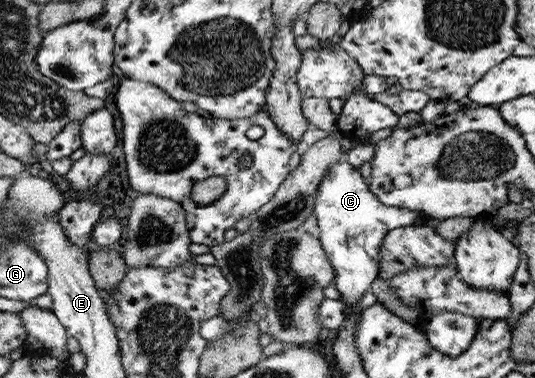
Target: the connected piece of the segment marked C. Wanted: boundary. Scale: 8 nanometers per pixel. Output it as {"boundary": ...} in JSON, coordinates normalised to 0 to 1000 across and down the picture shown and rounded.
{"boundary":[[[647,418],[624,431],[611,466],[594,495],[594,513],[587,532],[587,569],[593,577],[593,601],[598,611],[602,651],[609,675],[626,706],[626,754],[637,775],[636,794],[647,802],[650,817],[665,817],[673,791],[684,770],[690,770],[693,749],[705,738],[712,704],[712,653],[723,616],[744,601],[766,598],[776,590],[796,590],[798,574],[783,569],[778,558],[751,548],[731,548],[707,526],[707,519],[692,503],[690,484],[680,474],[673,452],[656,442]]]}

